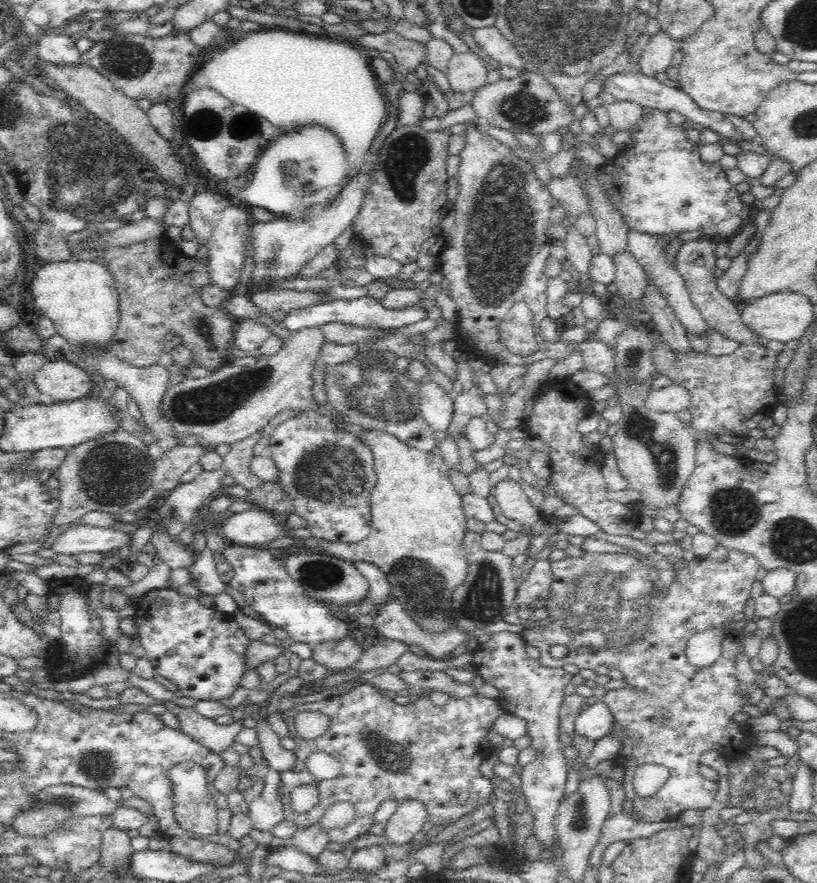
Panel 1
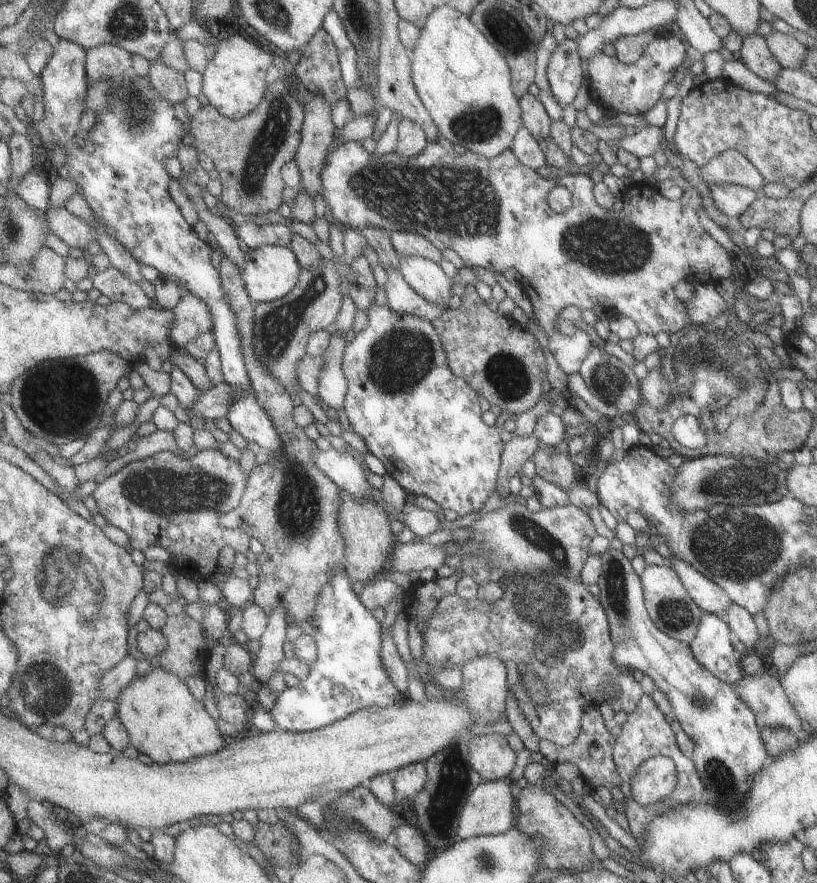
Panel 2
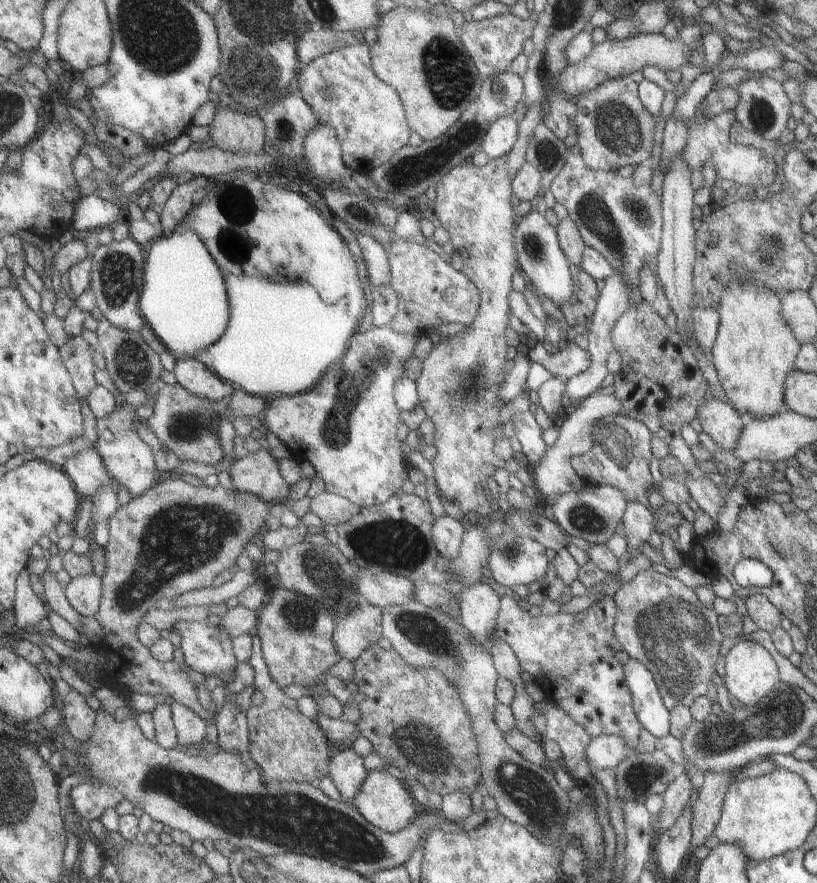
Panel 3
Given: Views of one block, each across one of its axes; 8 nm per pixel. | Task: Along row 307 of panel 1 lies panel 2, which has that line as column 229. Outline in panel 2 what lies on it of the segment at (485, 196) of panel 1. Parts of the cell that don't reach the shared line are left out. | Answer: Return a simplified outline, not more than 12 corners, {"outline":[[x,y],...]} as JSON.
{"outline":[[218,446],[130,462],[92,495],[133,549],[167,548],[198,582],[250,475]]}

